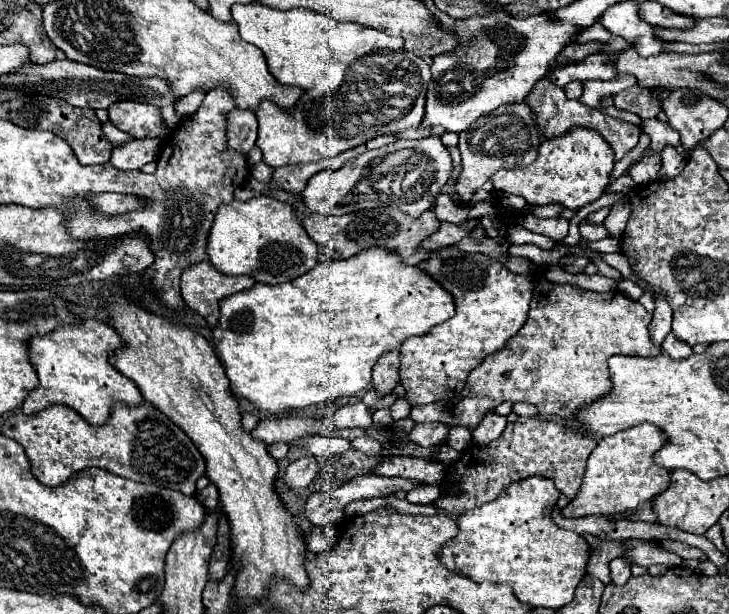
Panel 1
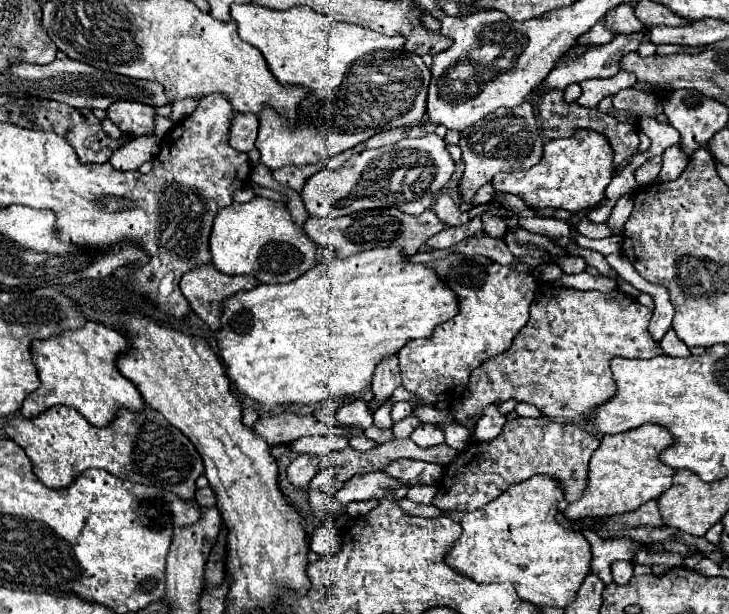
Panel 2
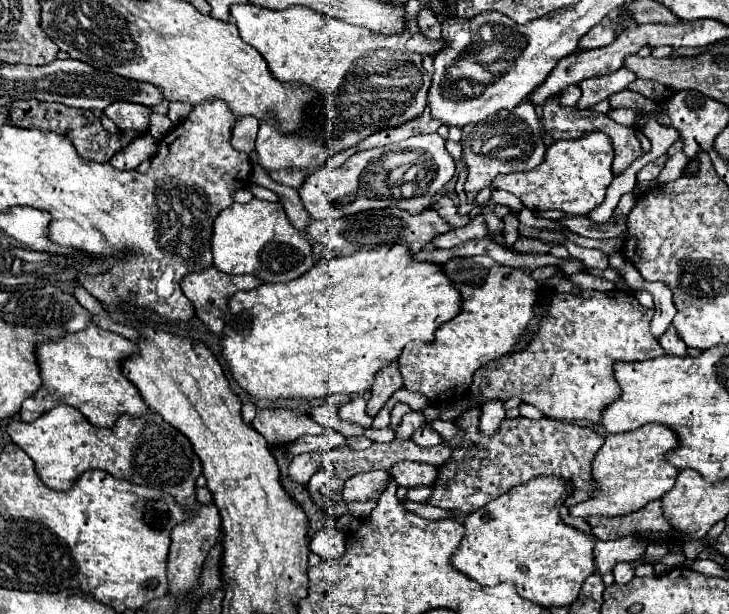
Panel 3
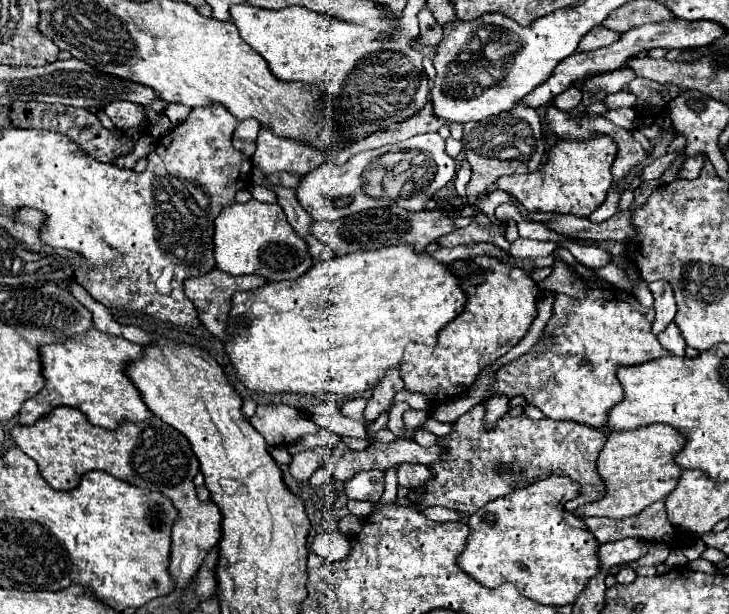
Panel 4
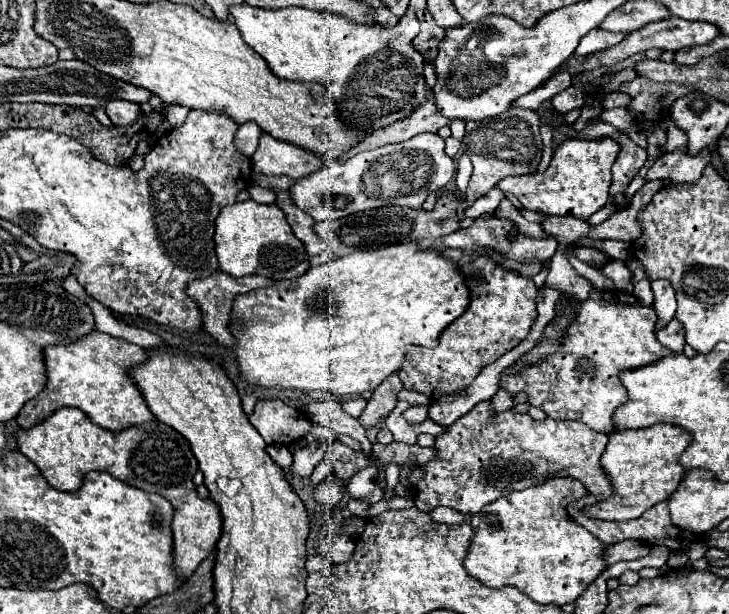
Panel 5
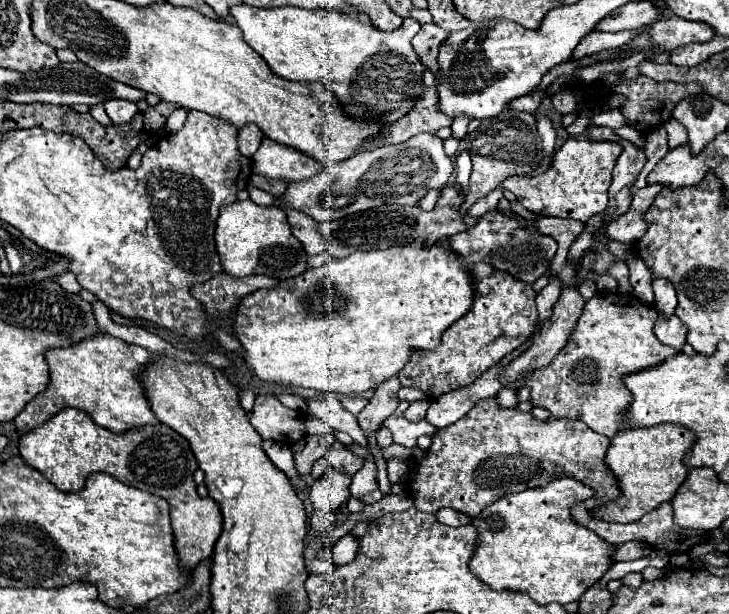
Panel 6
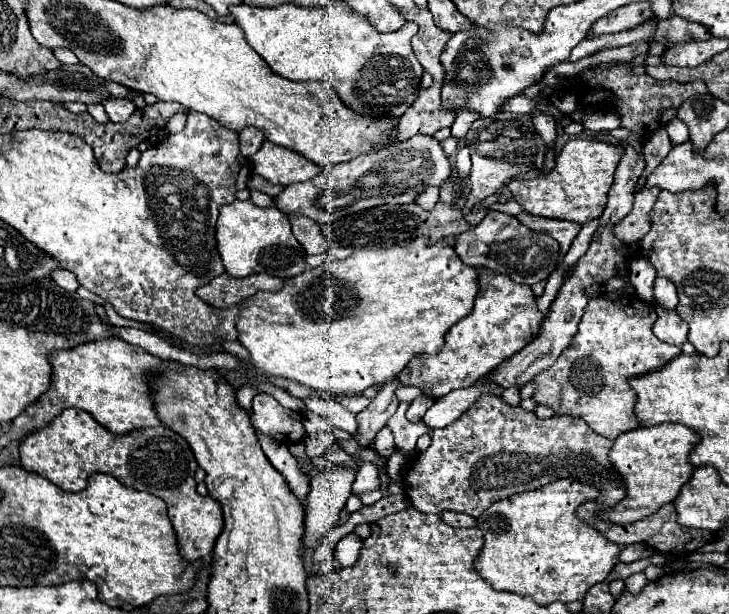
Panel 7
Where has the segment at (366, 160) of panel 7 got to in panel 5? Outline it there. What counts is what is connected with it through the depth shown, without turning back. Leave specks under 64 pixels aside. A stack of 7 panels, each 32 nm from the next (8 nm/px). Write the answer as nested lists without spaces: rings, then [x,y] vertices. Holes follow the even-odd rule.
[[[418,134],[402,144],[388,144],[376,150],[360,152],[344,164],[324,162],[316,172],[300,178],[290,188],[290,194],[296,206],[310,214],[316,222],[324,222],[388,204],[422,208],[428,194],[444,188],[454,174],[456,164],[444,152],[444,138],[438,134]],[[390,152],[400,152],[400,162],[390,162]]]

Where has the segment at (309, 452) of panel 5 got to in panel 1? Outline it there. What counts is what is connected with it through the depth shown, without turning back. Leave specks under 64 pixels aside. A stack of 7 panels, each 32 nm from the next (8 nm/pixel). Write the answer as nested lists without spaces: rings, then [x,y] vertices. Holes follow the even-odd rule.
[[[306,456],[306,458],[300,458],[292,464],[288,464],[286,468],[286,474],[284,474],[284,484],[292,490],[298,490],[298,488],[308,488],[312,484],[312,480],[316,478],[318,474],[318,460],[314,456]]]

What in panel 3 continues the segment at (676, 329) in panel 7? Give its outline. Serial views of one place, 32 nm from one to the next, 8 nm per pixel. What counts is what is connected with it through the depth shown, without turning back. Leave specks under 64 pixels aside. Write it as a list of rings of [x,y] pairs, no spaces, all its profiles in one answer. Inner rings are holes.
[[[672,326],[664,332],[664,336],[658,342],[666,350],[666,354],[670,354],[670,356],[688,356],[686,344],[676,336],[676,328],[672,328]]]

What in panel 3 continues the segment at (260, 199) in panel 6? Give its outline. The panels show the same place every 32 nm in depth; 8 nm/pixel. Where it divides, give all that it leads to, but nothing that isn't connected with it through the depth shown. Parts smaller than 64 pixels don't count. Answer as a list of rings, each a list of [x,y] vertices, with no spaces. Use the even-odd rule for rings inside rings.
[[[253,185],[251,187],[251,191],[254,197],[258,199],[268,200],[269,202],[279,202],[278,195],[267,188],[264,188],[258,185]]]

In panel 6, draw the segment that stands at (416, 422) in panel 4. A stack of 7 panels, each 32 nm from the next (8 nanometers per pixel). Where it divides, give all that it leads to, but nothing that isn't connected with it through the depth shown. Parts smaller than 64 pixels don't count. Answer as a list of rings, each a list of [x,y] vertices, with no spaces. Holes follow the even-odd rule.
[[[414,402],[410,404],[410,408],[404,412],[404,418],[410,422],[420,422],[426,418],[426,410],[428,410],[430,402]]]

